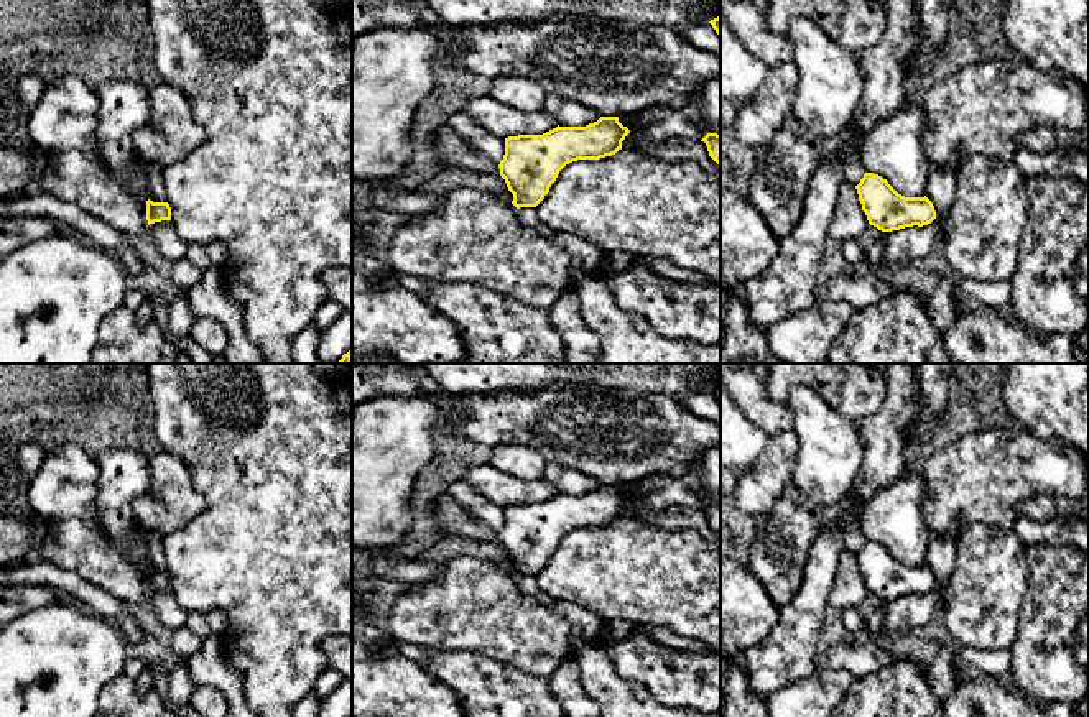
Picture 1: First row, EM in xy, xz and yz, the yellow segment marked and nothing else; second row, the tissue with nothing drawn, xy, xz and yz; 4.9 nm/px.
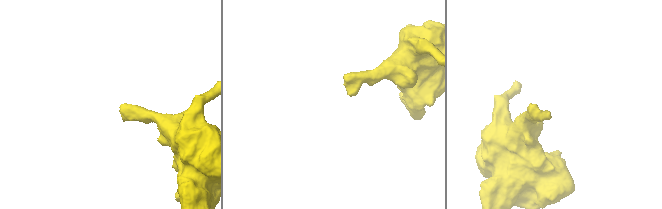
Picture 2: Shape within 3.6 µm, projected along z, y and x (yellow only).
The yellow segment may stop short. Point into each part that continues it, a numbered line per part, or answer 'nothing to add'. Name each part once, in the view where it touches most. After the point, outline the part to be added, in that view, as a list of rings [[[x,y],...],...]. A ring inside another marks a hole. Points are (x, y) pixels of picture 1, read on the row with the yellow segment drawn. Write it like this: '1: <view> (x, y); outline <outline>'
nothing to add

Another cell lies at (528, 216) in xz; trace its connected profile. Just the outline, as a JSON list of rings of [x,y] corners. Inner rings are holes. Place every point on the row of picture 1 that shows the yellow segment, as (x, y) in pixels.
[[[520,207],[518,209],[518,220],[528,227],[533,229],[536,234],[543,235],[543,237],[551,237],[554,234],[554,230],[551,227],[548,227],[546,224],[543,224],[538,219],[538,212],[536,207]]]

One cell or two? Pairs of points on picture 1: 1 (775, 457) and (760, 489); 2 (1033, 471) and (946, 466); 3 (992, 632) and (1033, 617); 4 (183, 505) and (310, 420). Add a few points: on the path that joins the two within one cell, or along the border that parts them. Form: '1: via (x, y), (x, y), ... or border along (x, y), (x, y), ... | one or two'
1: via (775, 466), (765, 481) | one
2: via (1012, 471), (968, 471) | one
3: border along (1027, 584), (1019, 609), (1019, 632), (1009, 648) | two
4: border along (181, 459), (193, 487), (206, 505), (183, 528) | two

